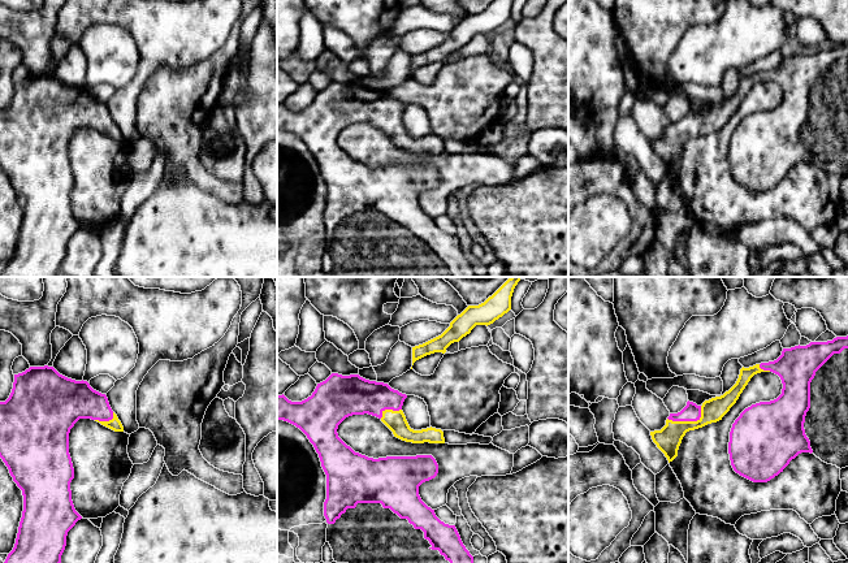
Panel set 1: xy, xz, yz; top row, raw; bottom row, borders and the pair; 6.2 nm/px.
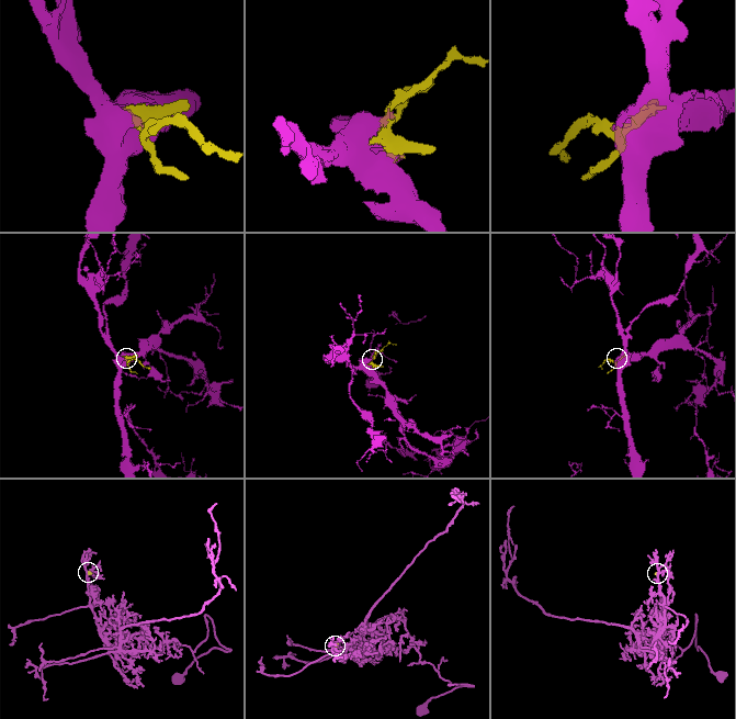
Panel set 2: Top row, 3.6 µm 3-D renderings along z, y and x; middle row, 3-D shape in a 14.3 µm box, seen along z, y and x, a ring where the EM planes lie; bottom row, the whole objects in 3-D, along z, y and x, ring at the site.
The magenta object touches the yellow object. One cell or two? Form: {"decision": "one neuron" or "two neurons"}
{"decision": "one neuron"}

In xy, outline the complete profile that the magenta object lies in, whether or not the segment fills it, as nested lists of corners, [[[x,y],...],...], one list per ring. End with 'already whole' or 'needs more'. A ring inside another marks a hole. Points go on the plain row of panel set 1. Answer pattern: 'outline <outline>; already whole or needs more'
outline [[[48,74],[30,75],[14,83],[9,107],[0,111],[0,166],[22,199],[23,220],[14,256],[8,263],[3,277],[59,277],[68,241],[82,228],[72,209],[70,191],[74,187],[74,177],[69,163],[69,142],[79,127],[91,127],[114,140],[124,140],[107,104],[94,99],[87,90],[68,87]]]; needs more

